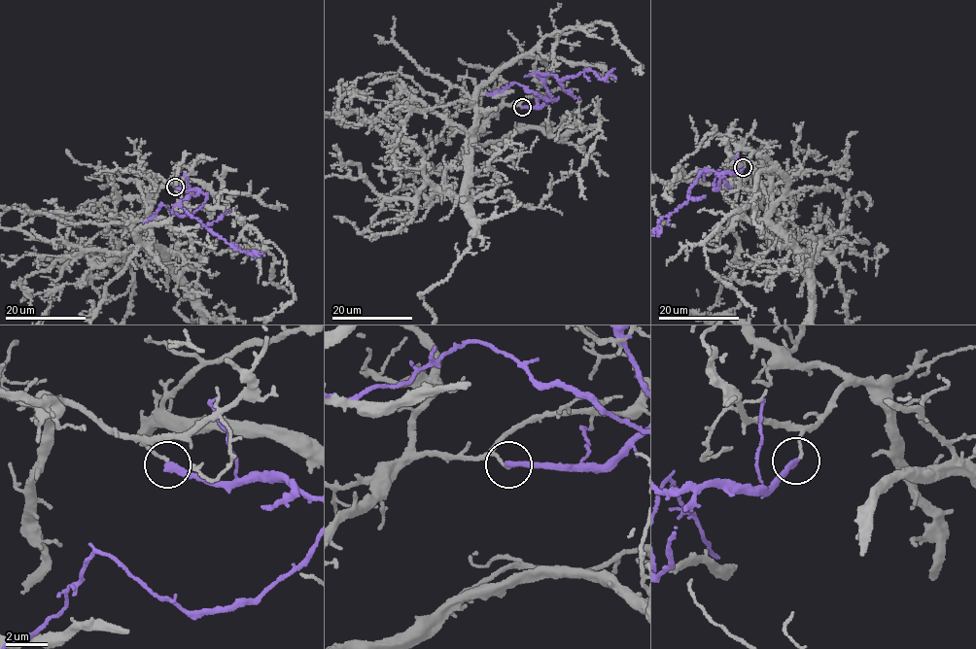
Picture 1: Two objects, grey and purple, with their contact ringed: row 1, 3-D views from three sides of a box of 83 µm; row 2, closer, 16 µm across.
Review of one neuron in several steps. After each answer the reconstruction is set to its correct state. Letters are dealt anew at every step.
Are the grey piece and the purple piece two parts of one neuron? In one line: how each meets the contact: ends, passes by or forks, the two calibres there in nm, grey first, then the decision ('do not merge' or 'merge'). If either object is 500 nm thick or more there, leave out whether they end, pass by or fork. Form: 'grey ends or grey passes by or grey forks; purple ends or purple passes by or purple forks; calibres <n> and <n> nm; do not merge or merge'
grey ends; purple ends; calibres 130 and 320 nm; do not merge

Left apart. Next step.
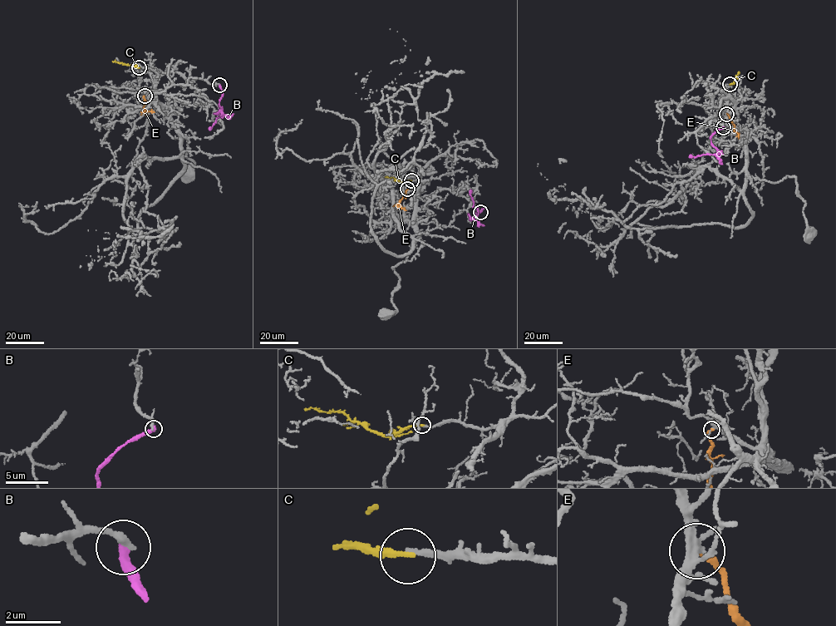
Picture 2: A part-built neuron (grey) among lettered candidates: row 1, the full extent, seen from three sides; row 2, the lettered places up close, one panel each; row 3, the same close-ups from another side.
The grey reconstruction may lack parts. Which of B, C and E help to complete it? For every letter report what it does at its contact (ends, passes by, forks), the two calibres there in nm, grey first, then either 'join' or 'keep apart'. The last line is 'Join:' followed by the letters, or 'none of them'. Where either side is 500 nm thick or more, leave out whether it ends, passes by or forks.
B: it ends there; 280 nm thick on the grey side, 360 nm on the other; keep apart
C: it ends there; 180 nm thick on the grey side, 200 nm on the other; join
E: it ends there; 170 nm thick on the grey side, 220 nm on the other; keep apart
Join: C

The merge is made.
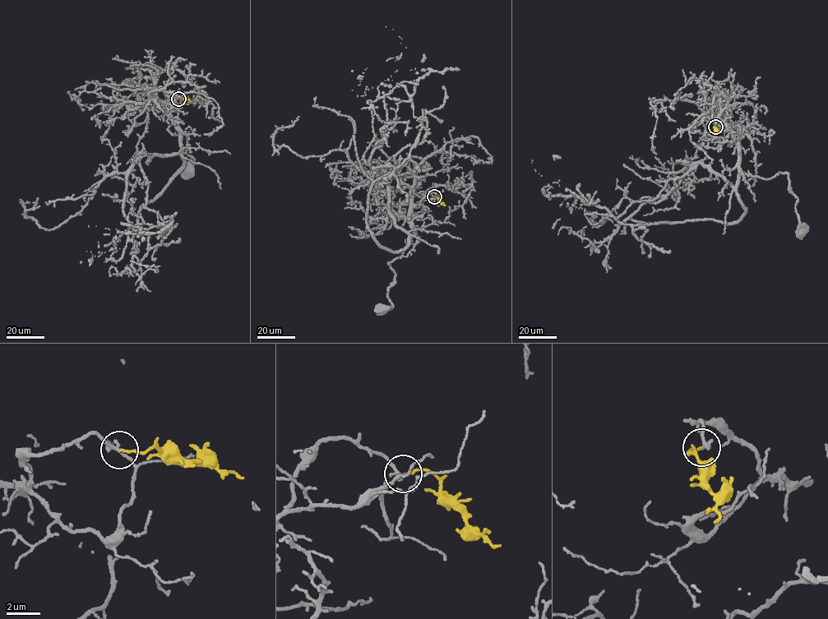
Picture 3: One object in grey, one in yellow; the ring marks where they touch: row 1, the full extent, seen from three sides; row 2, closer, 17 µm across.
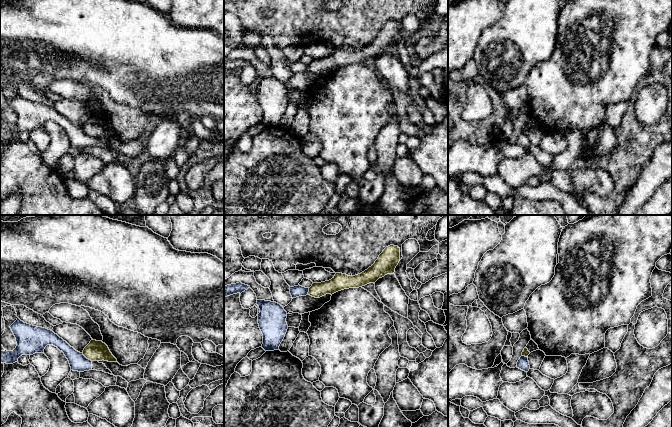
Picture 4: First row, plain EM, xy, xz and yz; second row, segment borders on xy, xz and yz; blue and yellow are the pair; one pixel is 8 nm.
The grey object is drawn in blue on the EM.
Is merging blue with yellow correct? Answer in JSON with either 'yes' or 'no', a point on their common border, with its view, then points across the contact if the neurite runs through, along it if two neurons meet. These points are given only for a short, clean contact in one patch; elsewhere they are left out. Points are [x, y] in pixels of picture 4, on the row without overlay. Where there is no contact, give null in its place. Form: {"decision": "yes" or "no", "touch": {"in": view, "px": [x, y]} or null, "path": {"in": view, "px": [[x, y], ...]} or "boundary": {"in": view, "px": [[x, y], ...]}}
{"decision": "no", "touch": {"in": "xy", "px": [85, 133]}, "boundary": {"in": "xy", "px": [[82, 128], [91, 137]]}}

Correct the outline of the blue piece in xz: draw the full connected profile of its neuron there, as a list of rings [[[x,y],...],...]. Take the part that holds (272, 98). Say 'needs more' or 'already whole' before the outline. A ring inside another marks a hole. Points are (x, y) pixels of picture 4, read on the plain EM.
already whole; [[[257,76],[259,104],[263,110],[262,124],[265,127],[278,126],[288,105],[287,88],[276,78]]]

